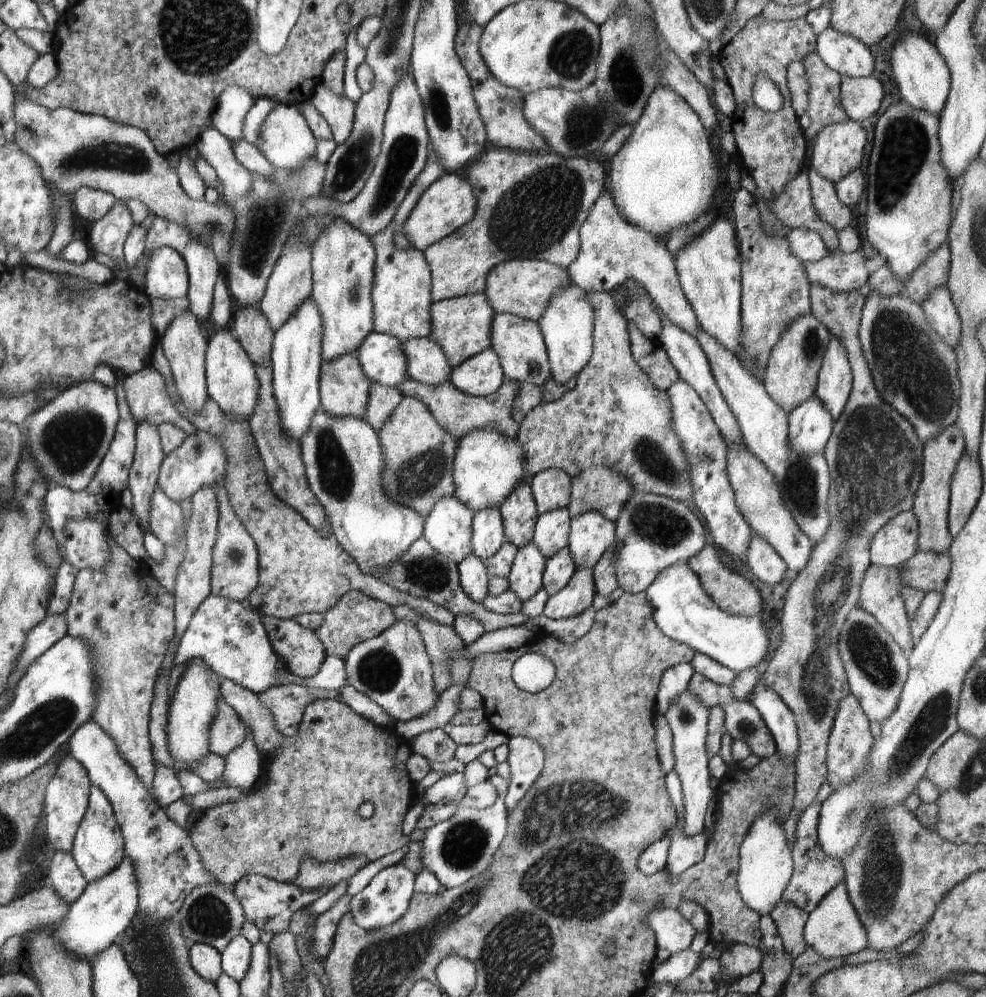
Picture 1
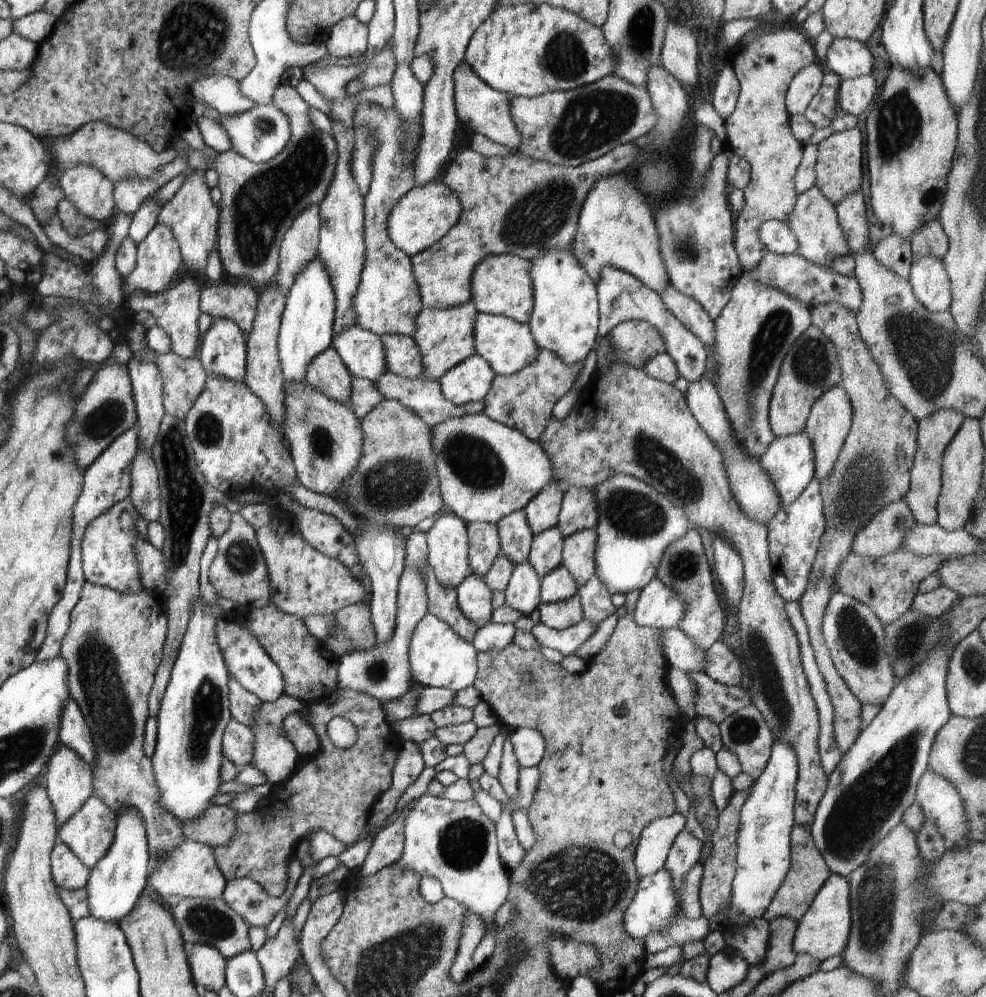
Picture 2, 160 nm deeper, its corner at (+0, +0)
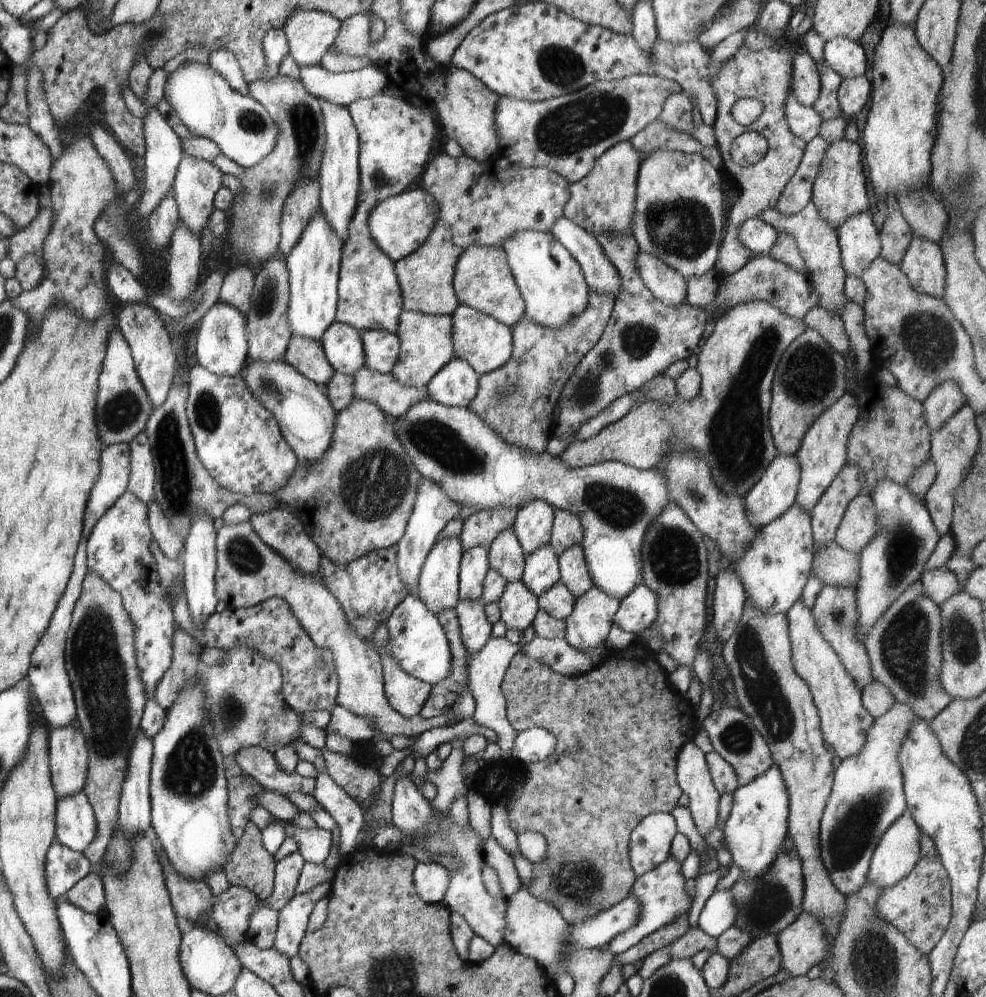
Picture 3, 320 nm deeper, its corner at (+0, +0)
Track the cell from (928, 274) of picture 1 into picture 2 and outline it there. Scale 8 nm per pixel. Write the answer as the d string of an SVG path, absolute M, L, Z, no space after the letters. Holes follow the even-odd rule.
M938 218L930 219L914 229L910 241L913 262L924 255L934 255L943 260L949 249L948 237Z

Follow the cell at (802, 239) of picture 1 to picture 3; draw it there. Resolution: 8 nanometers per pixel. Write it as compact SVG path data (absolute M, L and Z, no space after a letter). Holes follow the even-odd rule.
M758 217L747 218L737 229L737 239L756 255L768 256L778 234L771 224Z

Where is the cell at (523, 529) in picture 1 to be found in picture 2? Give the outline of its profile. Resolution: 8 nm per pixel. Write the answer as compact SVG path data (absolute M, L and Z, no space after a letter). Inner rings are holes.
M523 510L506 515L496 524L501 544L500 554L514 565L521 565L529 557L533 534Z

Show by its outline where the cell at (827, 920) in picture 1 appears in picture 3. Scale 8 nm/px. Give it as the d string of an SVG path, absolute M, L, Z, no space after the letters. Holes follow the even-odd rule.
M802 913L796 922L775 934L781 955L780 969L793 979L804 976L827 951L825 931L817 919Z

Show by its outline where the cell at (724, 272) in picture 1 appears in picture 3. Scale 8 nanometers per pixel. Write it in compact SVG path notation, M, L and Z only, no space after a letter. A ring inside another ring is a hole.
M668 149L653 150L640 161L636 181L634 214L633 219L631 220L633 237L640 249L651 254L653 257L664 261L668 266L677 270L685 280L694 276L702 276L702 274L706 274L708 270L715 270L715 262L718 258L722 238L724 238L724 222L726 223L726 216L724 216L724 212L722 211L722 198L724 198L724 196L722 196L722 190L720 189L720 184L722 184L722 176L720 176L721 170L722 169L714 168L714 166L712 166L708 160L704 159L700 153L685 153L682 151L673 151Z

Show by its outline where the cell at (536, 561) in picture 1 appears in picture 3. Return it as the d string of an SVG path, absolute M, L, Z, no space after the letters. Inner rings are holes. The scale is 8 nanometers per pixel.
M522 581L508 583L497 603L501 621L506 628L518 632L524 632L528 626L533 626L533 620L541 609L538 597Z

